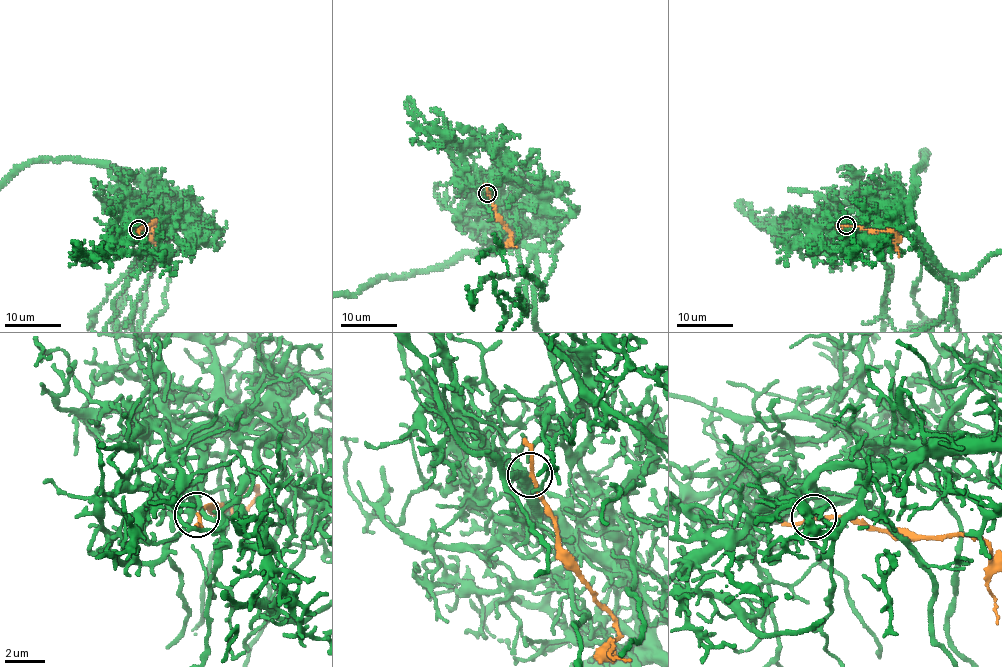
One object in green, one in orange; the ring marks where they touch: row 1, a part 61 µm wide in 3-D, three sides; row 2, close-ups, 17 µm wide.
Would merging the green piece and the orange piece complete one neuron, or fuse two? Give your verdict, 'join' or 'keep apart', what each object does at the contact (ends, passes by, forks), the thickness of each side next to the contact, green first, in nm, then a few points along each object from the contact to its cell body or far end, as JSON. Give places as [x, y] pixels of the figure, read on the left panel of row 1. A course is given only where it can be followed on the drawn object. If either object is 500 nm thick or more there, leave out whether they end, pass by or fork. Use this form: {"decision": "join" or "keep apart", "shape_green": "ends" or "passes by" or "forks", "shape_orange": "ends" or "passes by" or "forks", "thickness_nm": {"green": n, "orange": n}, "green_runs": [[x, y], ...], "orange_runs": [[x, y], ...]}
{"decision": "keep apart", "shape_green": "forks", "shape_orange": "passes by", "thickness_nm": {"green": 320, "orange": 160}, "orange_runs": [[138, 228], [154, 221], [150, 239], [154, 244]]}

